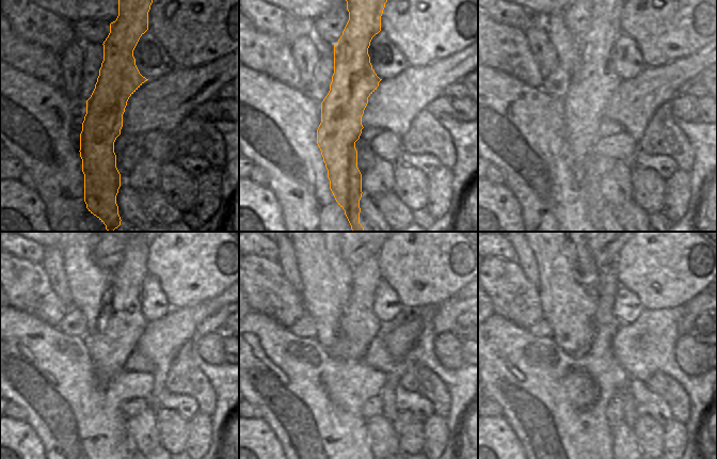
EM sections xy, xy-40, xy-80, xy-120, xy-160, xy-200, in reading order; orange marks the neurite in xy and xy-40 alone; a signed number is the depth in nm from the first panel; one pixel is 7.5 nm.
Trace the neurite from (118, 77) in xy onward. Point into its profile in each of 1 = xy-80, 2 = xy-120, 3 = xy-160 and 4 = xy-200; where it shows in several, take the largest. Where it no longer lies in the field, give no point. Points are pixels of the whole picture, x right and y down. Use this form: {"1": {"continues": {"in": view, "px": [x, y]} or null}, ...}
{"1": {"continues": {"in": "xy-80", "px": [593, 81]}}, "2": {"continues": {"in": "xy-120", "px": [120, 323]}}, "3": {"continues": {"in": "xy-160", "px": [359, 326]}}, "4": {"continues": {"in": "xy-200", "px": [604, 316]}}}

